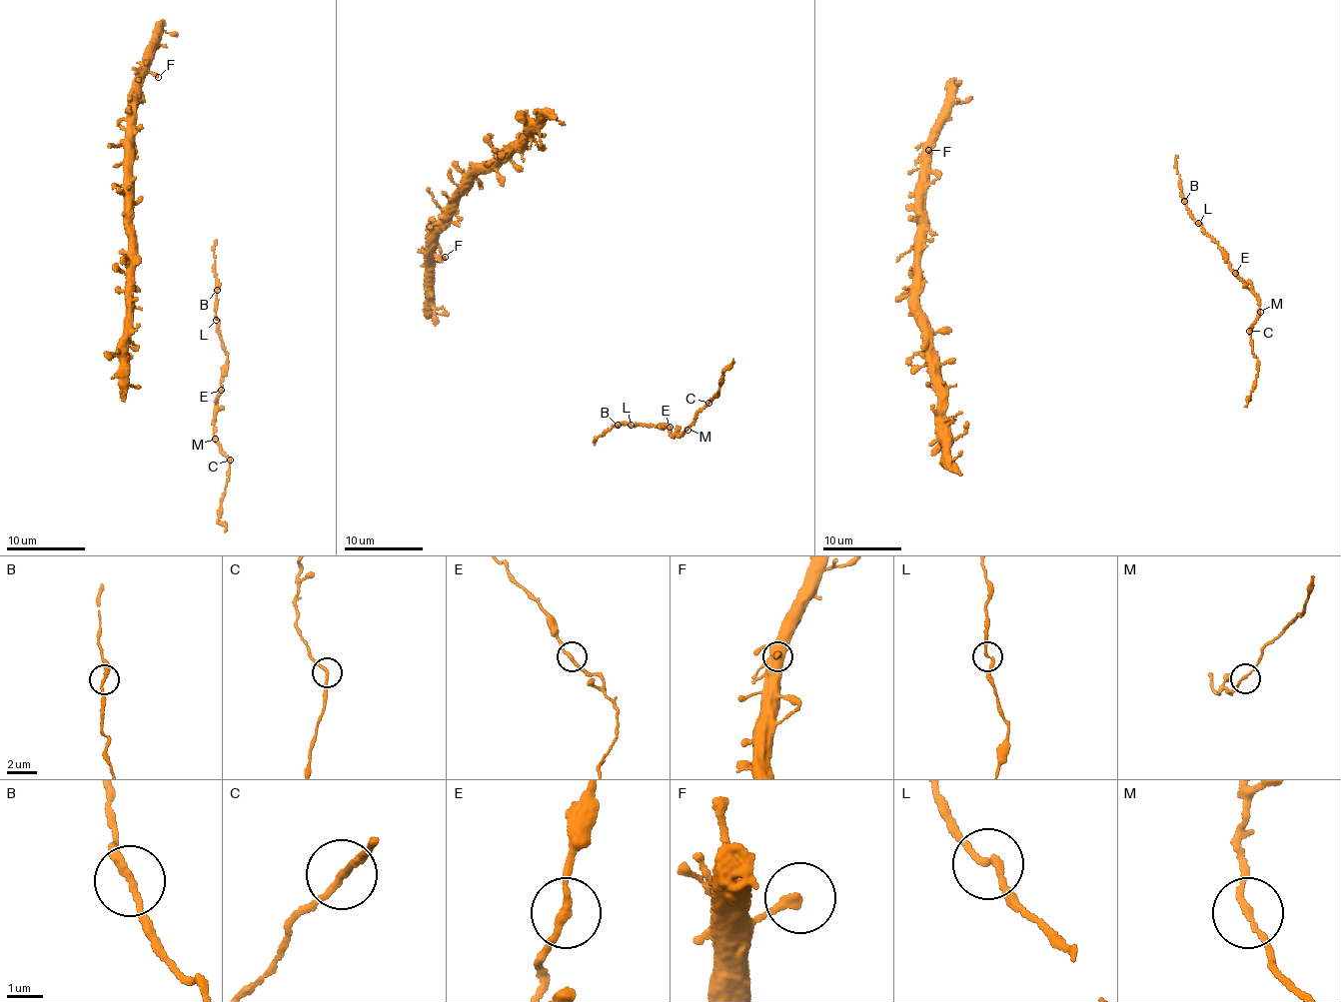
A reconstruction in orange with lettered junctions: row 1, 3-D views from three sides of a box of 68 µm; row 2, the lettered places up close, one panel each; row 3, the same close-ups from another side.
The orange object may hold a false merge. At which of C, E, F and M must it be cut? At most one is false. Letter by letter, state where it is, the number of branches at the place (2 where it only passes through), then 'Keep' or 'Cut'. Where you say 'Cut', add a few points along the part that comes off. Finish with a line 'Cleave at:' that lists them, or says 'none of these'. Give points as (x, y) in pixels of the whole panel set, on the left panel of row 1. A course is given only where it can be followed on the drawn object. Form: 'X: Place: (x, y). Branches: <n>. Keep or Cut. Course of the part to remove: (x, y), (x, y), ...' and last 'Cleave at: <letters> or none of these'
C: Place: (230, 460). Branches: 2. Keep
E: Place: (221, 390). Branches: 2. Keep
F: Place: (158, 77). Branches: 1. Keep
M: Place: (215, 439). Branches: 2. Keep
Cleave at: none of these

